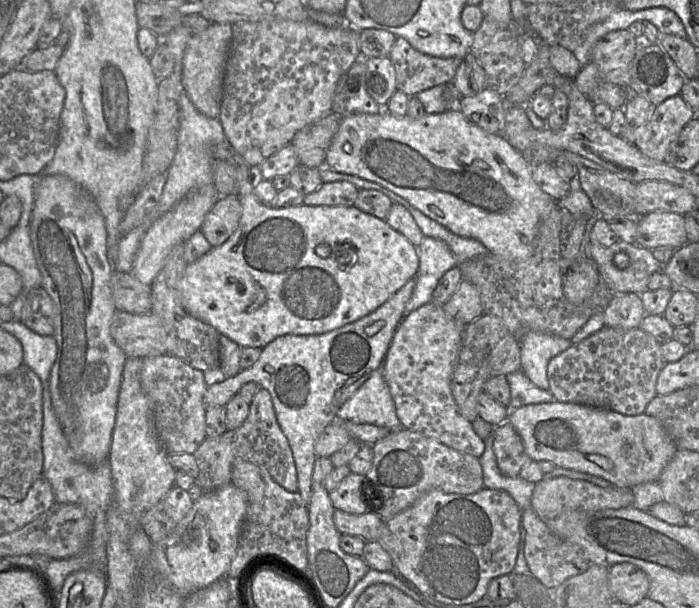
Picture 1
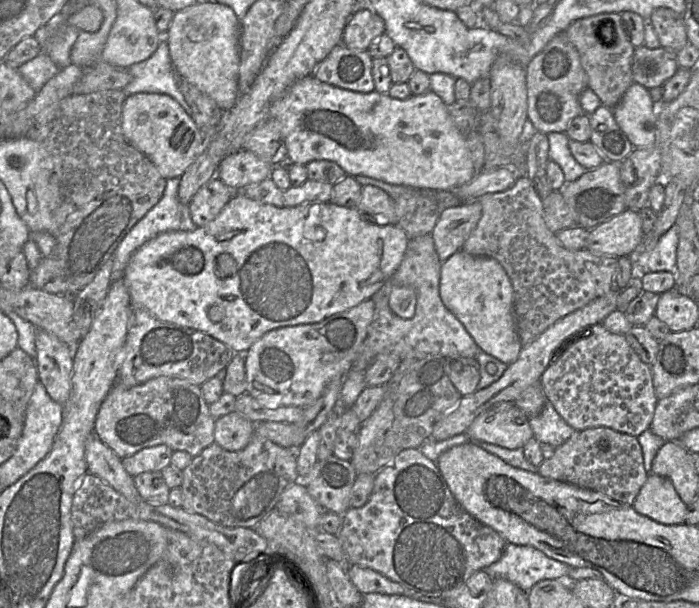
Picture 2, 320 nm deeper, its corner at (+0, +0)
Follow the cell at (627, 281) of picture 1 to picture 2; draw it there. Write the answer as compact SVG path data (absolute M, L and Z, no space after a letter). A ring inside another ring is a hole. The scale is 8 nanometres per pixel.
M670 227L650 252L632 253L633 277L646 272L676 272L679 228Z

